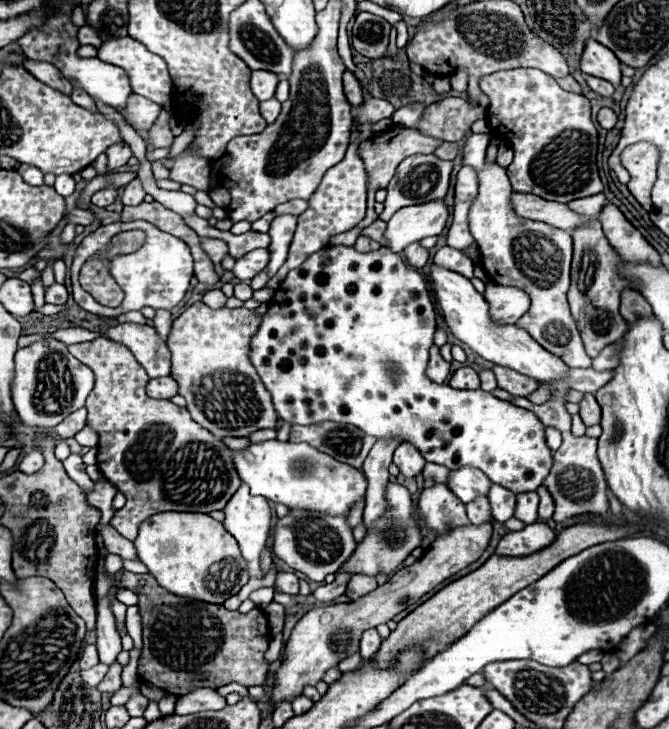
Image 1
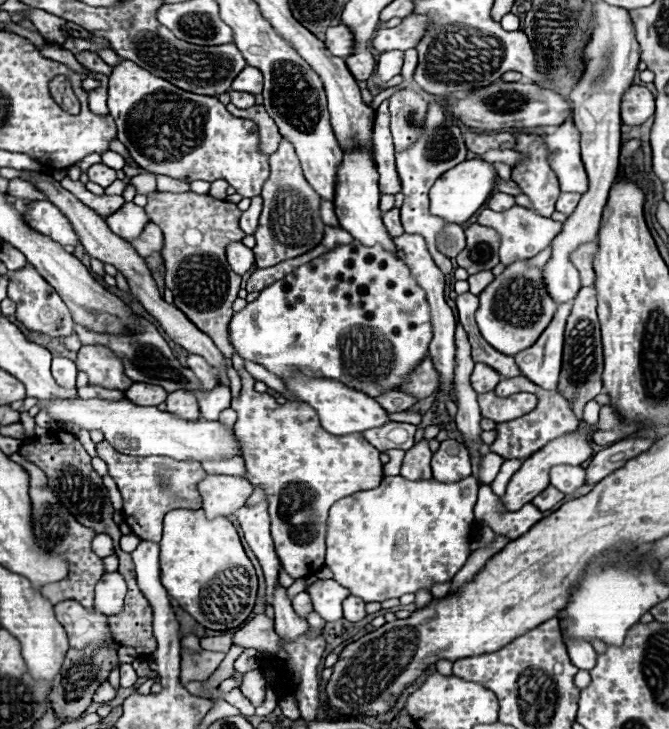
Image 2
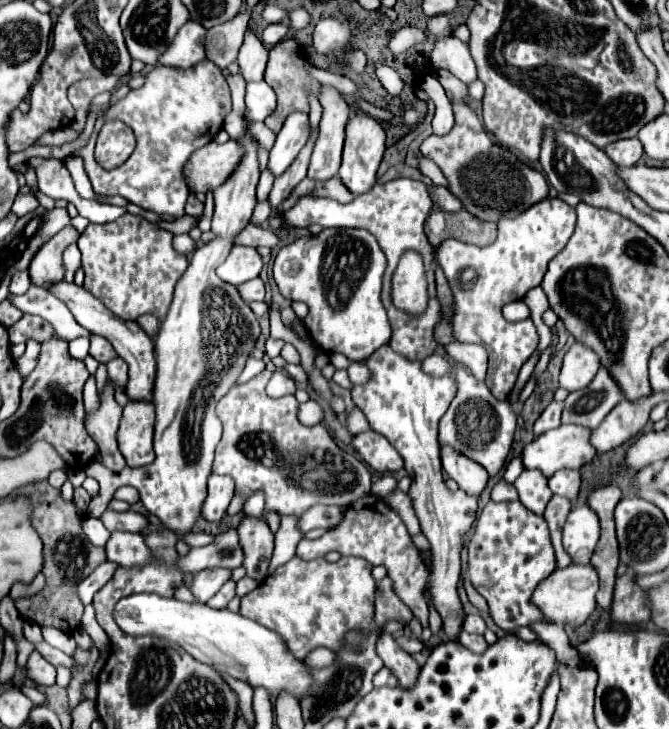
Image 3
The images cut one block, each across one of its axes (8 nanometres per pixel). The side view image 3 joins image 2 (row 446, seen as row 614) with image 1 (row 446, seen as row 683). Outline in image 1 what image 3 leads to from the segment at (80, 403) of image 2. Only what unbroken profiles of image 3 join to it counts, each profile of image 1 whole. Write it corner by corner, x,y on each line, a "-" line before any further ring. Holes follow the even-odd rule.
266,440
250,444
244,450
234,450
232,460
240,480
250,486
252,494
280,502
288,508
346,514
354,502
366,494
366,478
360,470
344,466
342,462
328,458
328,454
320,454
318,450
312,450
312,446

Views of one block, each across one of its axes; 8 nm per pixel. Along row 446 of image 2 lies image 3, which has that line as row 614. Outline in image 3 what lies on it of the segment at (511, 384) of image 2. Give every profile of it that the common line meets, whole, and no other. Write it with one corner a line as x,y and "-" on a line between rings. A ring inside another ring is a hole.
488,502
470,540
468,576
474,588
486,598
492,620
506,632
528,626
544,616
530,604
534,588
556,570
554,546
544,516
524,508
522,502

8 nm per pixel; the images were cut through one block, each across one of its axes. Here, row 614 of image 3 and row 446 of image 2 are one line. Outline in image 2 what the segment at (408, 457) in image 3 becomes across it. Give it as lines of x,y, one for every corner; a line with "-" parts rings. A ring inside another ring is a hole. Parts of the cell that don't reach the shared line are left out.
444,440
432,456
432,472
438,482
458,482
472,476
466,446
456,440

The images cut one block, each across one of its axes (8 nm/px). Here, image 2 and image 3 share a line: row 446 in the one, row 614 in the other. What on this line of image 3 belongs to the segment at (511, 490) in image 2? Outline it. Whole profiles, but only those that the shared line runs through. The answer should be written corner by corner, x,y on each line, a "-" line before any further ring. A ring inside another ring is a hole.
570,564
564,570
556,570
552,572
552,576
548,576
544,582
538,584
536,592
532,594
532,604
536,604
536,608
540,608
540,612
556,624
564,624
564,626
582,626
594,612
596,608
596,592
598,592
598,574
596,570
586,564

